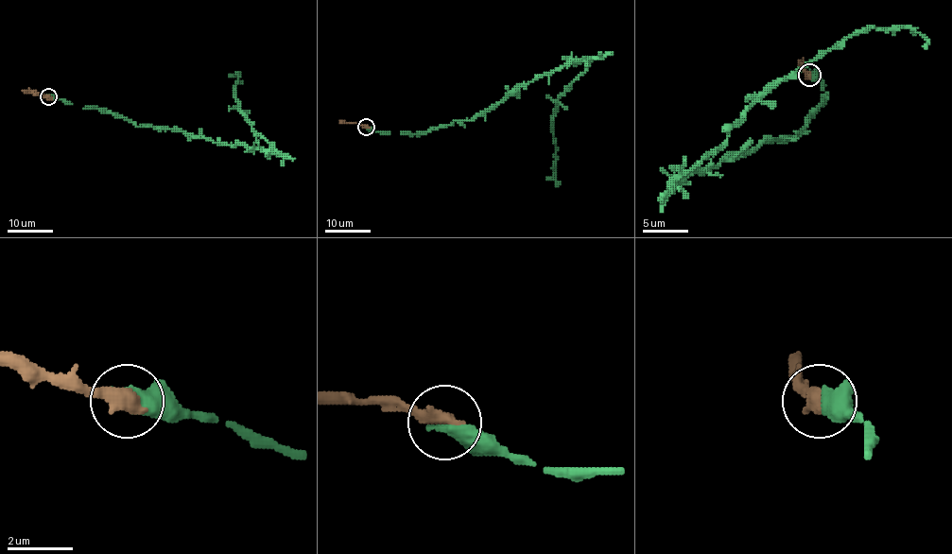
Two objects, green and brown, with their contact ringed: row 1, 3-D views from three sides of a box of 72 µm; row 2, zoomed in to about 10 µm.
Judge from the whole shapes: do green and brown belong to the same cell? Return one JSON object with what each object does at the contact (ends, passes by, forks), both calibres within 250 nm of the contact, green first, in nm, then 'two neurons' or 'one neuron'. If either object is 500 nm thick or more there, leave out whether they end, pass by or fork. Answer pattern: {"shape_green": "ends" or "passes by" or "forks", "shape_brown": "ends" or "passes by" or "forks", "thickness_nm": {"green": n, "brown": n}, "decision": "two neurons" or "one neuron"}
{"thickness_nm": {"green": 550, "brown": 500}, "decision": "one neuron"}

